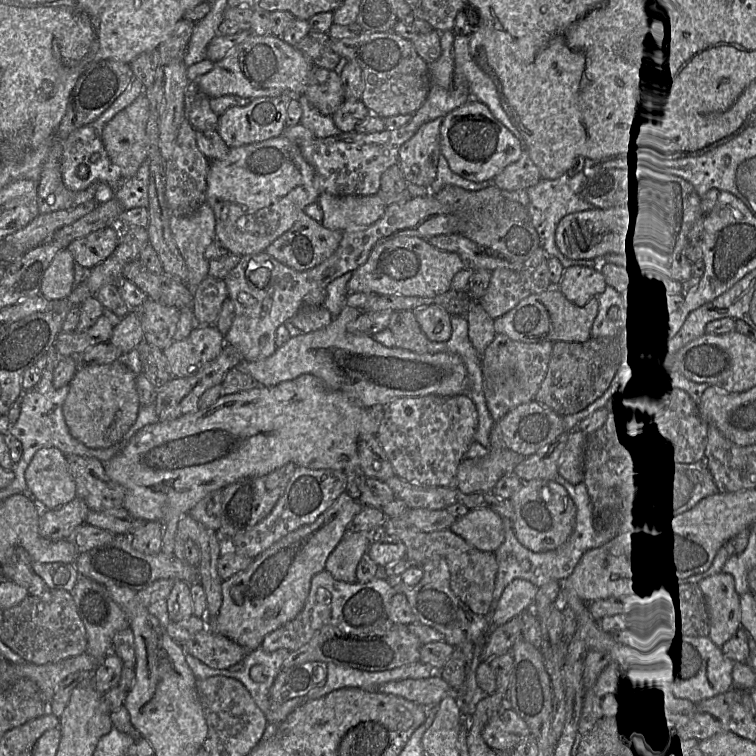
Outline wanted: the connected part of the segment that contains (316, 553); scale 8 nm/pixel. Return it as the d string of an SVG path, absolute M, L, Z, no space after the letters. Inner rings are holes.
M347 491L342 492L313 523L288 534L255 558L246 569L222 581L222 605L215 617L206 617L207 628L224 635L247 651L259 648L266 635L294 619L303 609L313 576L325 570L328 556L345 536L347 526L362 507Z

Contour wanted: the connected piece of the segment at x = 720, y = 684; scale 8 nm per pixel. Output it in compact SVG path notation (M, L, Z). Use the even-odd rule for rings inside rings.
M562 587L561 590L563 600L577 614L576 636L585 636L591 650L608 651L617 662L631 665L647 689L697 703L733 688L732 670L735 661L727 658L709 636L676 636L651 650L623 645L593 617L590 611L592 601L583 600L566 588Z

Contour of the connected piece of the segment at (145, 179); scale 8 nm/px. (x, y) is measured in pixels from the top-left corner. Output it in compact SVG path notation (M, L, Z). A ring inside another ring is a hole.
M145 160L132 178L121 182L115 192L115 197L122 204L124 210L138 207L148 208L149 177L149 161Z

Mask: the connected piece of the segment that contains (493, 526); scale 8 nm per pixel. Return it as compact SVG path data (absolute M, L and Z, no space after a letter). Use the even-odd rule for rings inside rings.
M488 508L470 511L449 527L471 546L485 552L495 552L503 543L505 530L503 518Z

